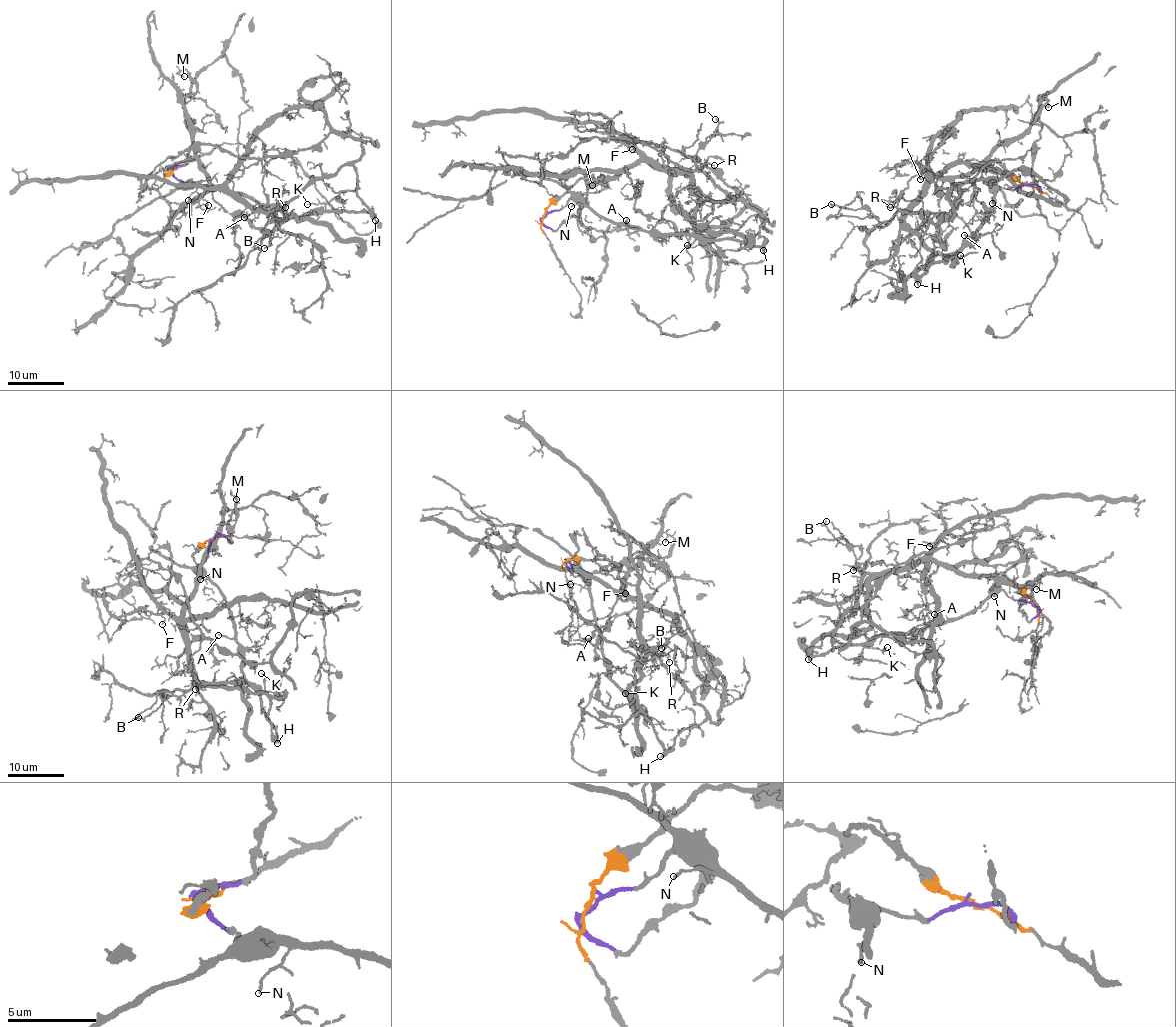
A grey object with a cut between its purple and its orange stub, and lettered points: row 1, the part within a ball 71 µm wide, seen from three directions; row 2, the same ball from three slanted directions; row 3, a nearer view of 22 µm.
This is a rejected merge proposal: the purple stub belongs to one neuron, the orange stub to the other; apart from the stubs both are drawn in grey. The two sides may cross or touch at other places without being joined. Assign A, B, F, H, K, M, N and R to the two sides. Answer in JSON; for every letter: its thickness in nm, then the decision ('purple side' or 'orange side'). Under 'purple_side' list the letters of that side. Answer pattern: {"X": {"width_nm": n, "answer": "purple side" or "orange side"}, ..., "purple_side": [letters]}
{"A": {"width_nm": 180, "answer": "purple side"}, "B": {"width_nm": 100, "answer": "orange side"}, "F": {"width_nm": 120, "answer": "orange side"}, "H": {"width_nm": 380, "answer": "purple side"}, "K": {"width_nm": 110, "answer": "purple side"}, "M": {"width_nm": 130, "answer": "purple side"}, "N": {"width_nm": 120, "answer": "purple side"}, "R": {"width_nm": 120, "answer": "orange side"}, "purple_side": ["A", "H", "K", "M", "N"]}

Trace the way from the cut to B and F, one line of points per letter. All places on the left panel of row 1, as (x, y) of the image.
B: (168, 172), (200, 159), (217, 187), (275, 211), (264, 248)
F: (168, 172), (178, 163), (200, 159), (206, 176), (216, 186), (202, 196), (209, 205)

